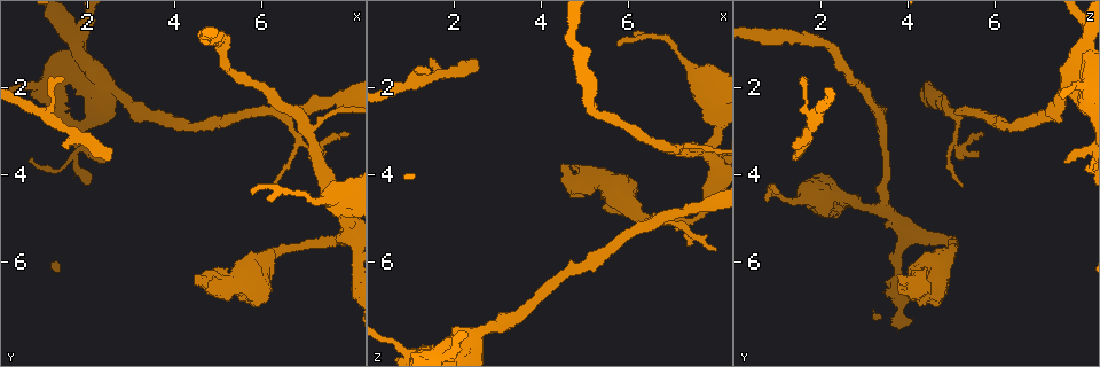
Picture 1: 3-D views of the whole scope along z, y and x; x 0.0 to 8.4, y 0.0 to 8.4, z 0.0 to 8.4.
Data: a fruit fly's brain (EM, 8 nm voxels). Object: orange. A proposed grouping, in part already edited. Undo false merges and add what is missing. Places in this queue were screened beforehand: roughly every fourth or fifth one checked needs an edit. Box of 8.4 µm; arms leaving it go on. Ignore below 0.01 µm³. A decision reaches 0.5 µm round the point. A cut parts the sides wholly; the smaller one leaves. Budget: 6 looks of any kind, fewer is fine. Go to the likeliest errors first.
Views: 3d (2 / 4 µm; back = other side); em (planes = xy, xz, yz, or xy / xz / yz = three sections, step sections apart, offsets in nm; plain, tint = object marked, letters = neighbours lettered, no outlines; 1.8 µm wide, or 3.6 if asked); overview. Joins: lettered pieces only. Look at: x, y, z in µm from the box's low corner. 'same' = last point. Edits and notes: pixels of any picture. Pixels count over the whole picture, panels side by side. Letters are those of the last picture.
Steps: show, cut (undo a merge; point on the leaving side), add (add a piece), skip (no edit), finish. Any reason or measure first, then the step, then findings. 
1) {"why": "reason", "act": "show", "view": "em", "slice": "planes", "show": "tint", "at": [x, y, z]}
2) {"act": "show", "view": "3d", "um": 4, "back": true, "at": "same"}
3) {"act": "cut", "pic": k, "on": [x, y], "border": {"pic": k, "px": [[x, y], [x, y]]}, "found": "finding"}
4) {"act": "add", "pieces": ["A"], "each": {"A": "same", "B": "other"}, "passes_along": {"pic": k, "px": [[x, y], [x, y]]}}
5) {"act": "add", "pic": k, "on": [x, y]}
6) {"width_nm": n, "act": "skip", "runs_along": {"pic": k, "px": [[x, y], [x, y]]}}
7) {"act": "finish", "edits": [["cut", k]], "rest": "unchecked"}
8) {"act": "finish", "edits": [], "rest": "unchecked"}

{"why": "an open end", "act": "show", "view": "em", "slice": "yz", "step": 4, "show": "tint", "at": [2.55, 3.70, 1.40]}

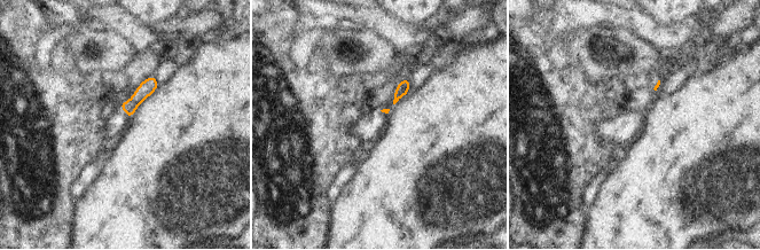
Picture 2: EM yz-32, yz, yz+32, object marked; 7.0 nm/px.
{"why": "another direction", "act": "show", "view": "em", "slice": "planes", "show": "letters", "at": "same"}

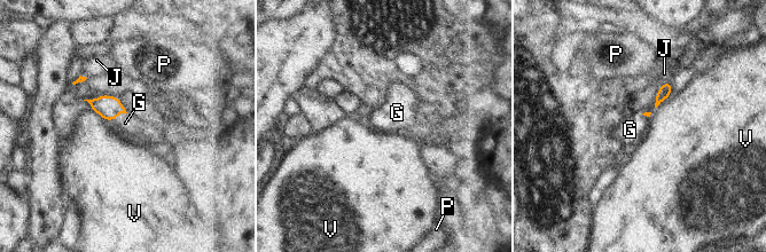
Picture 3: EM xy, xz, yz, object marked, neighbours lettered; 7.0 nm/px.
{"act": "add", "pic": 3, "on": [125, 123], "each": {"G": "same", "J": "other", "P": "other", "V": "other"}, "passes_along": {"pic": 3, "px": [[108, 107], [118, 113], [125, 123]]}, "found": "the cell continues"}

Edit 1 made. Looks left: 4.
{"why": "redraw", "act": "show", "view": "overview"}

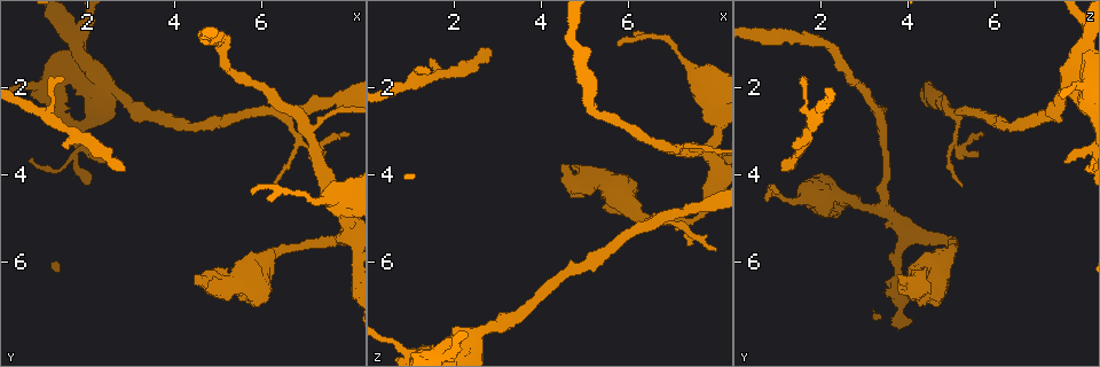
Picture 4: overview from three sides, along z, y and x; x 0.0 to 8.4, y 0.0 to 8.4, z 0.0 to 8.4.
{"why": "branch stops here", "act": "show", "view": "em", "slice": "yz", "step": 4, "show": "letters", "at": [2.45, 3.75, 7.65]}

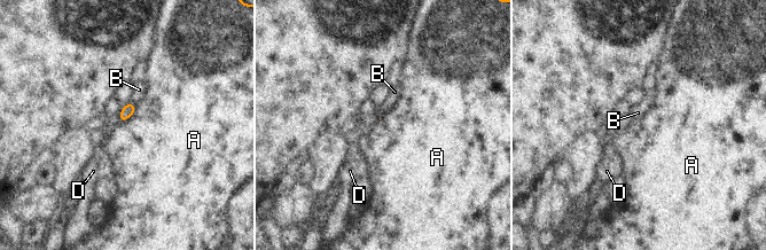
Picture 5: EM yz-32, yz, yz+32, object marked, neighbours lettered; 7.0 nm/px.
{"why": "another direction", "act": "show", "view": "em", "slice": "planes", "show": "letters", "at": "same"}

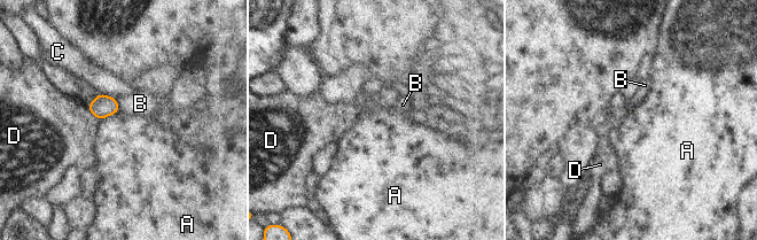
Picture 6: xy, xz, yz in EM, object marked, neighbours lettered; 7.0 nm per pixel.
{"act": "skip", "each": {"A": "other", "B": "other", "C": "other", "D": "other"}, "found": "no lettered piece goes on from it"}

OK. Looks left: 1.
{"act": "finish", "edits": [["add", 3]], "rest": "unchecked"}

